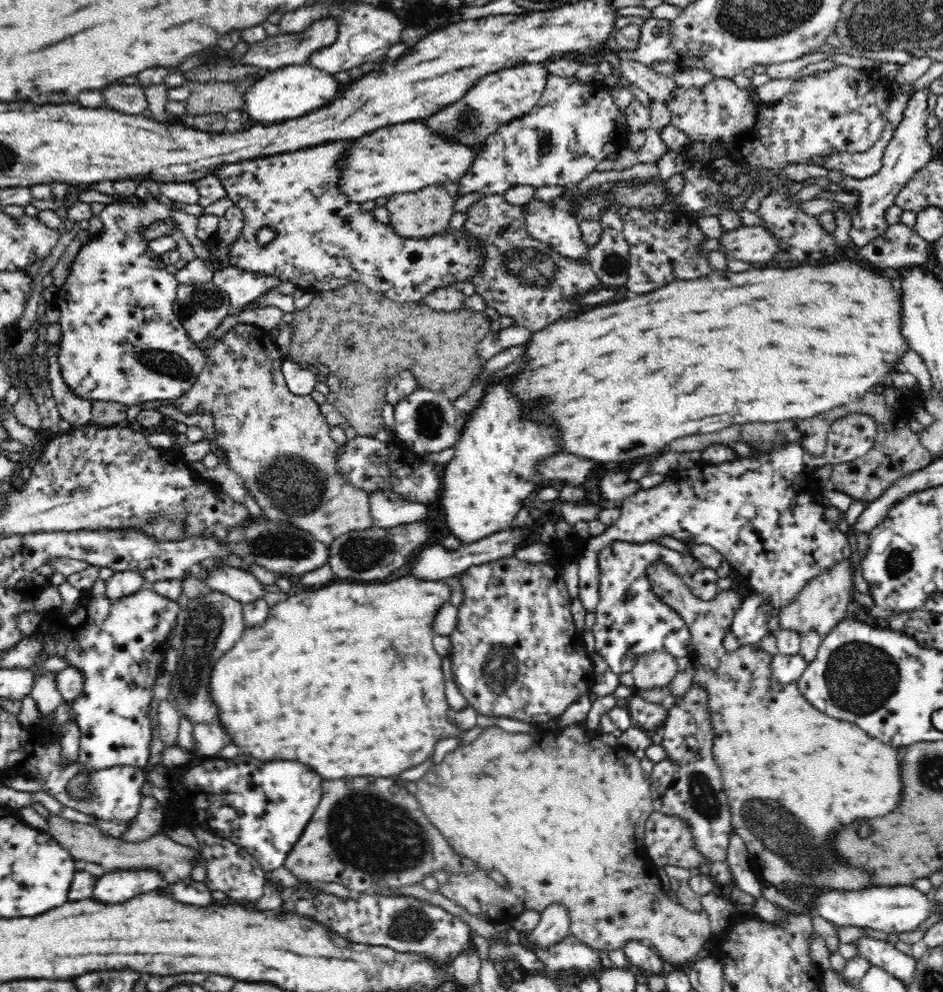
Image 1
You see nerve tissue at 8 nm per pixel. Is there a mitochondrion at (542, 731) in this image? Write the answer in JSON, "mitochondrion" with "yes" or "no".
{"mitochondrion":"no"}

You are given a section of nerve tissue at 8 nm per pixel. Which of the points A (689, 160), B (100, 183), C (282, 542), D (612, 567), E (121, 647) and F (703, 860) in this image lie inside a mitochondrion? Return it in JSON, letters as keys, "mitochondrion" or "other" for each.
{"A":"other","B":"other","C":"mitochondrion","D":"other","E":"other","F":"other"}

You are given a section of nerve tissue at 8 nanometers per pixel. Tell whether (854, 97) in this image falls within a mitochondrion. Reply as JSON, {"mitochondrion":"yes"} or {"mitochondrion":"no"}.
{"mitochondrion":"no"}

